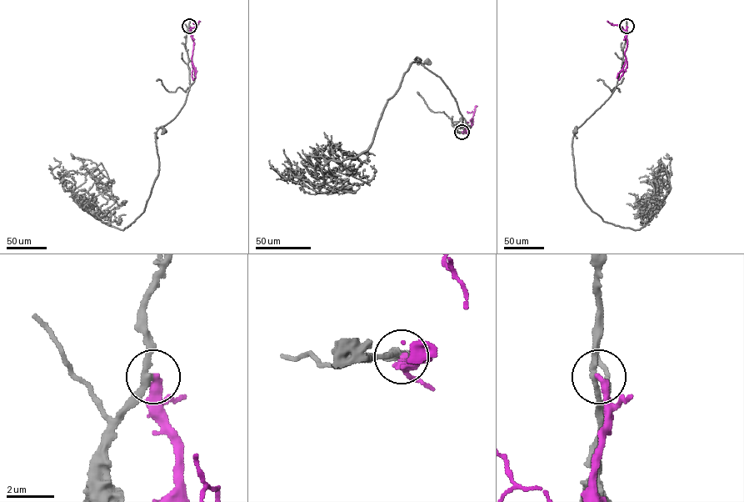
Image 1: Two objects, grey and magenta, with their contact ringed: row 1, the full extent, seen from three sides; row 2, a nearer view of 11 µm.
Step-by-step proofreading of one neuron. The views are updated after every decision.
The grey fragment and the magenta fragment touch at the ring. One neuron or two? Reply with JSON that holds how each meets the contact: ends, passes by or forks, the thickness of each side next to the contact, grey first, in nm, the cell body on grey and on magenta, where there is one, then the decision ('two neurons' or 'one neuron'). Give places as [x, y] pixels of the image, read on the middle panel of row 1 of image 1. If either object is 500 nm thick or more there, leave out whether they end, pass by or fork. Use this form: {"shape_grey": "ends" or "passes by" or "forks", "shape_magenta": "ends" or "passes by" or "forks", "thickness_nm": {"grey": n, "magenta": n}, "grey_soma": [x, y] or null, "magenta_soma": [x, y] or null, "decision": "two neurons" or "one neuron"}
{"shape_grey": "passes by", "shape_magenta": "ends", "thickness_nm": {"grey": 240, "magenta": 340}, "grey_soma": [427, 62], "magenta_soma": null, "decision": "two neurons"}

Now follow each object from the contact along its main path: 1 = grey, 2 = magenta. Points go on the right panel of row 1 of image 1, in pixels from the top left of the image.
1: (626, 26), (621, 69), (615, 89), (581, 126), (576, 127), (576, 131)
2: (626, 26), (625, 54), (626, 66), (619, 80)

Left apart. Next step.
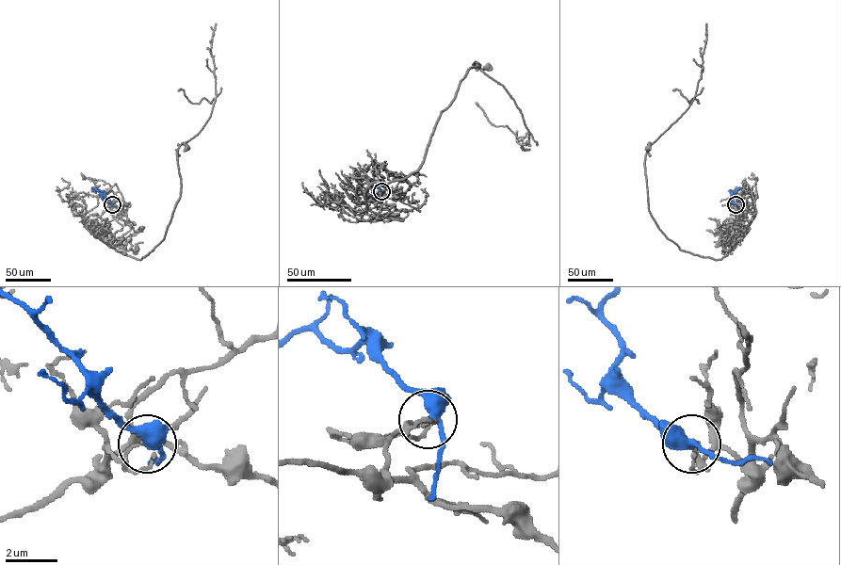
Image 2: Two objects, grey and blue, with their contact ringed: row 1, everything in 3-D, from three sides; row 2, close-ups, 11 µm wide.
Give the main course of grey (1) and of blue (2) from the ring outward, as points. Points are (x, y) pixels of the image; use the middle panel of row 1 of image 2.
1: (381, 191), (363, 196), (346, 177), (388, 184), (414, 172), (466, 72), (479, 66), (475, 62), (488, 68)
2: (381, 191), (370, 186), (357, 196), (359, 201)

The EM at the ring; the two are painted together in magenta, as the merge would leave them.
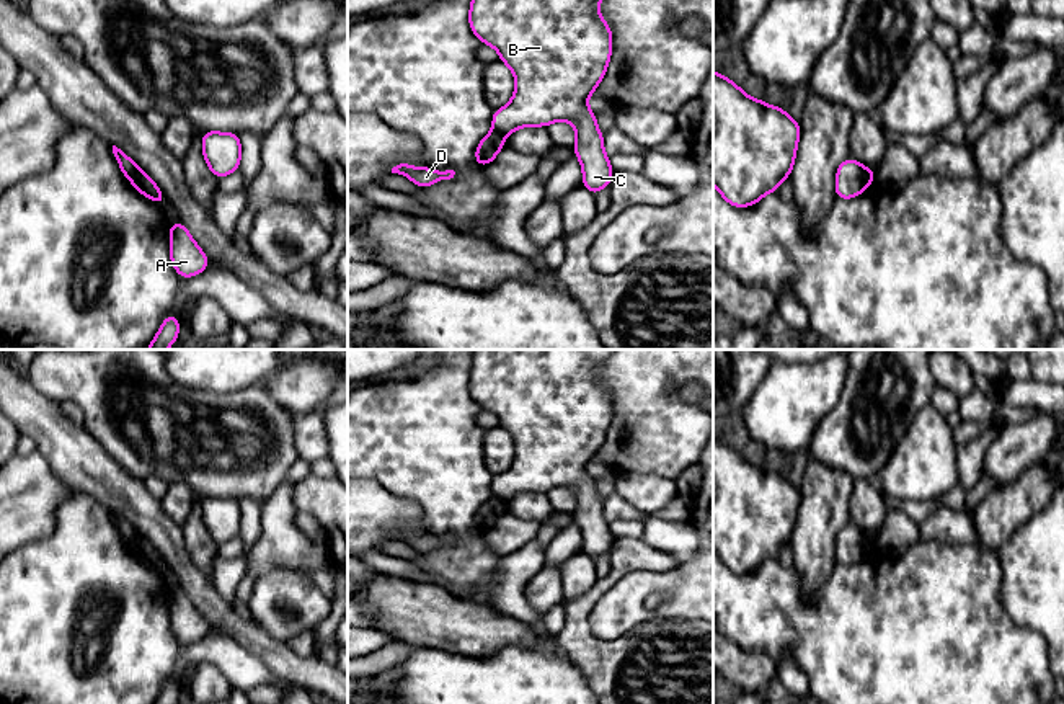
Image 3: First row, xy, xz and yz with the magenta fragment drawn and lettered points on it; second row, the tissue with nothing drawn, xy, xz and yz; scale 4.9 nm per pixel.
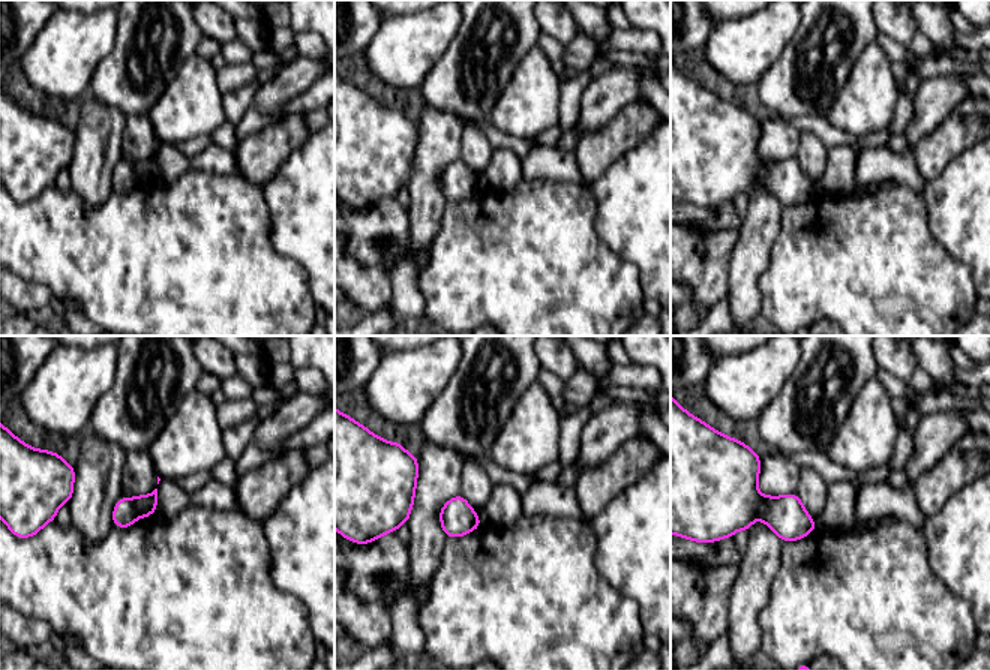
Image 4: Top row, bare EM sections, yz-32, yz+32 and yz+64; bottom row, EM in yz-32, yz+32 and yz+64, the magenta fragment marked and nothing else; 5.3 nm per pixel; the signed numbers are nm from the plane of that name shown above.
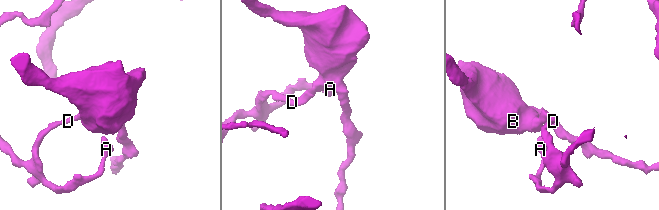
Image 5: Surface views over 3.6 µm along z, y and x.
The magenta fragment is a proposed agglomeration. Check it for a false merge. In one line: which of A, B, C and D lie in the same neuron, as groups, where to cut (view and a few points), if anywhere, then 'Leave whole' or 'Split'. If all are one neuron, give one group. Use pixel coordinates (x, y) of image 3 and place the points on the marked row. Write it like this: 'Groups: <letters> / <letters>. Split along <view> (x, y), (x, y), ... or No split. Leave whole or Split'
Groups: A D / B C. Split along xz (493, 128), (505, 136). Split

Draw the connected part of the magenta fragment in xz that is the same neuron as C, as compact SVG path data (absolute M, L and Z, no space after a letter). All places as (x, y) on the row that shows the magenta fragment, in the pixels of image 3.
M472 0L468 13L473 34L499 52L499 60L516 78L511 101L493 111L493 129L508 136L519 127L571 123L576 129L571 150L583 167L583 186L594 196L614 178L596 113L586 105L605 77L612 56L612 28L602 20L599 3L601 0Z

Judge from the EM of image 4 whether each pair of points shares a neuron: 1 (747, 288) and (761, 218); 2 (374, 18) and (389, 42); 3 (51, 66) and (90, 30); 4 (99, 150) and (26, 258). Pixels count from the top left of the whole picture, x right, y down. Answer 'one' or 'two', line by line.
1: one
2: two
3: one
4: two

